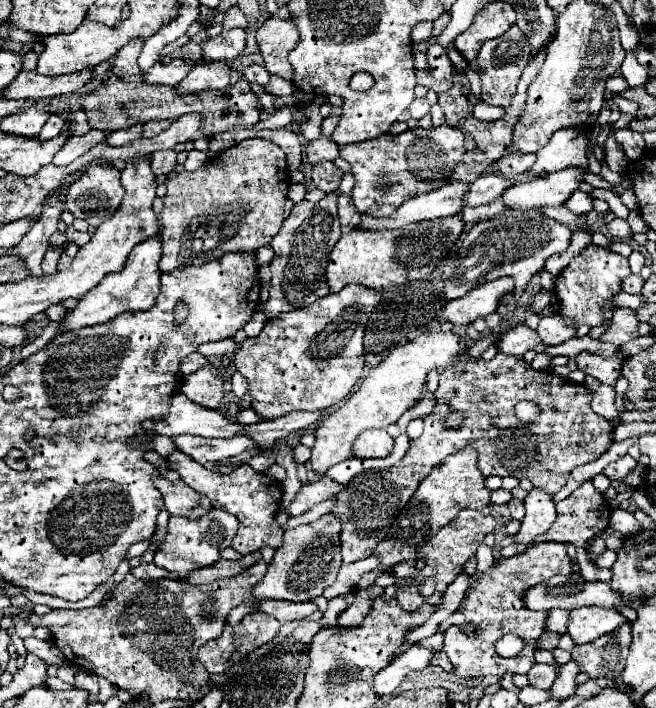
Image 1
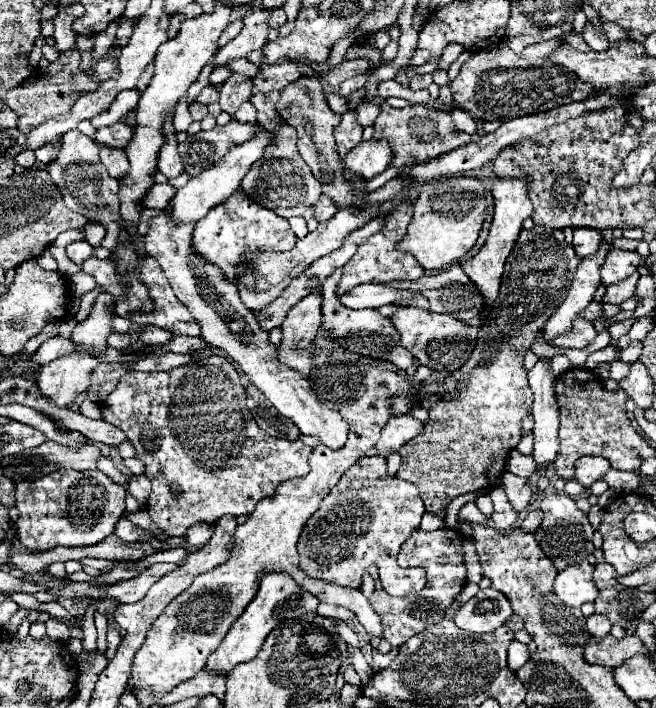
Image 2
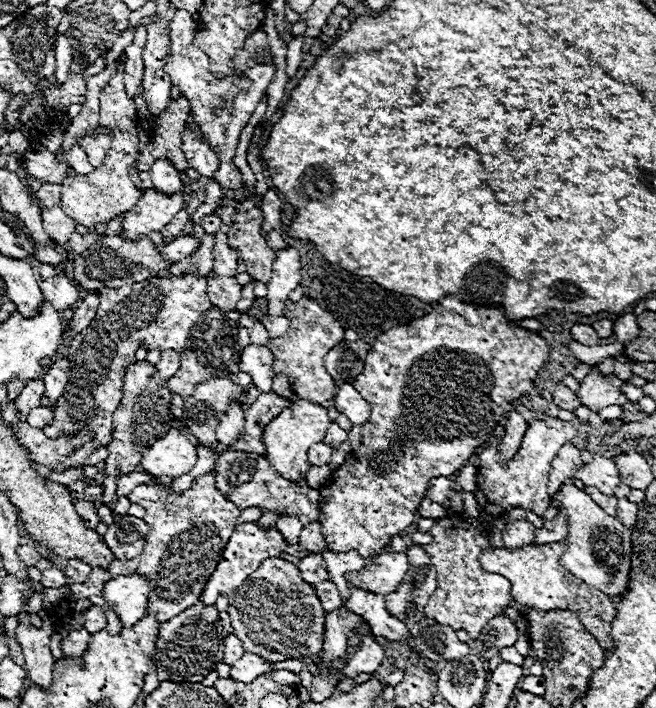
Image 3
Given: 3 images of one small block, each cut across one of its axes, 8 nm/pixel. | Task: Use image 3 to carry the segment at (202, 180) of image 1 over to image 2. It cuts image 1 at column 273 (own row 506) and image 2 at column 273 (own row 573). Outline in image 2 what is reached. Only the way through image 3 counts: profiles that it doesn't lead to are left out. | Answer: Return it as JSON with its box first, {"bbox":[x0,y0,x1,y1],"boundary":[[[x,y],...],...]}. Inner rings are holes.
{"bbox":[242,92,322,218],"boundary":[[[278,92],[270,94],[256,94],[250,98],[250,102],[258,110],[258,122],[272,130],[272,142],[266,146],[264,156],[256,160],[250,168],[250,172],[244,176],[242,192],[256,204],[272,210],[280,218],[292,218],[292,216],[302,216],[308,206],[314,206],[322,194],[320,182],[312,176],[308,170],[308,164],[300,158],[300,152],[296,148],[296,128],[288,126],[284,118],[276,112],[274,104],[278,102]]]}

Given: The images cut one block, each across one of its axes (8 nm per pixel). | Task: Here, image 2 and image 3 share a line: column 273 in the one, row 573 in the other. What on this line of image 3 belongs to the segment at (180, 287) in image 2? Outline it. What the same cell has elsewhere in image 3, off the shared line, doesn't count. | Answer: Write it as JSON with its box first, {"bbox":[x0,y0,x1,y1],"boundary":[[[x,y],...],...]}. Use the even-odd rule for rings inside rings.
{"bbox":[344,552,408,596],"boundary":[[[382,552],[372,556],[362,570],[346,572],[344,578],[350,586],[386,596],[396,590],[406,572],[408,556],[404,552]]]}

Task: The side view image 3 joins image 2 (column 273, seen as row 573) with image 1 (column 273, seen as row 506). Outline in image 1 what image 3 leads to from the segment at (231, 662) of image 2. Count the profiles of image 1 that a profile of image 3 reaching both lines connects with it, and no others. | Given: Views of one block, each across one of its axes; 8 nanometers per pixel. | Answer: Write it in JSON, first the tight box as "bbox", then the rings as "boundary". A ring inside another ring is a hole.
{"bbox":[252,514,342,602],"boundary":[[[324,514],[320,520],[298,526],[284,532],[284,542],[276,550],[274,560],[268,566],[266,576],[252,588],[256,602],[262,600],[288,600],[308,602],[322,596],[322,592],[334,584],[336,574],[342,566],[340,556],[340,520],[334,514]]]}

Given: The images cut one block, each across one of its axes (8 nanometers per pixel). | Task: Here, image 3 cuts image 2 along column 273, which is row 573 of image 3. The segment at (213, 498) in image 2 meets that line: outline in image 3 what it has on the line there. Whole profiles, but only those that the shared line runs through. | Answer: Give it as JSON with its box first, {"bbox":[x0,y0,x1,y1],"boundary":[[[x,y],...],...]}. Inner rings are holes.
{"bbox":[422,514,512,640],"boundary":[[[452,514],[452,516],[438,520],[430,528],[428,534],[432,536],[432,542],[424,544],[422,548],[426,548],[426,554],[430,556],[432,564],[436,566],[438,588],[430,596],[430,600],[424,608],[424,616],[428,616],[440,624],[446,624],[454,630],[464,628],[470,634],[470,638],[474,640],[474,638],[478,638],[478,634],[482,632],[486,622],[490,618],[494,618],[496,614],[500,614],[502,608],[512,602],[512,594],[510,594],[512,584],[504,576],[490,574],[480,568],[482,550],[492,548],[488,532],[482,526],[470,526],[460,516]]]}

